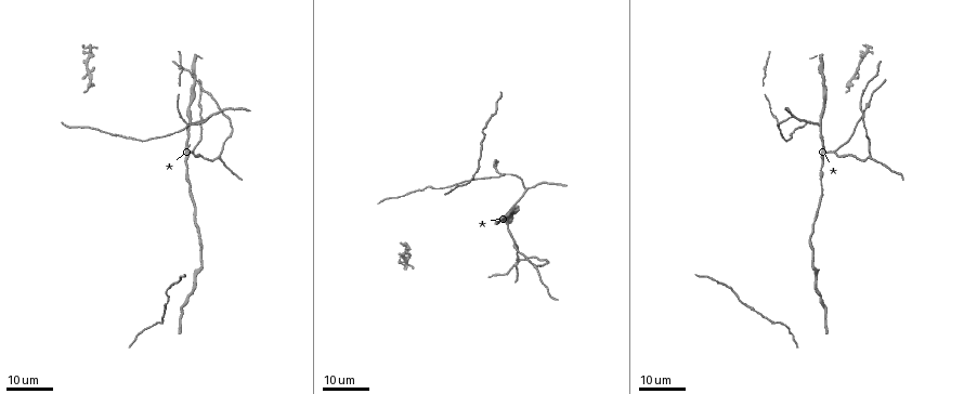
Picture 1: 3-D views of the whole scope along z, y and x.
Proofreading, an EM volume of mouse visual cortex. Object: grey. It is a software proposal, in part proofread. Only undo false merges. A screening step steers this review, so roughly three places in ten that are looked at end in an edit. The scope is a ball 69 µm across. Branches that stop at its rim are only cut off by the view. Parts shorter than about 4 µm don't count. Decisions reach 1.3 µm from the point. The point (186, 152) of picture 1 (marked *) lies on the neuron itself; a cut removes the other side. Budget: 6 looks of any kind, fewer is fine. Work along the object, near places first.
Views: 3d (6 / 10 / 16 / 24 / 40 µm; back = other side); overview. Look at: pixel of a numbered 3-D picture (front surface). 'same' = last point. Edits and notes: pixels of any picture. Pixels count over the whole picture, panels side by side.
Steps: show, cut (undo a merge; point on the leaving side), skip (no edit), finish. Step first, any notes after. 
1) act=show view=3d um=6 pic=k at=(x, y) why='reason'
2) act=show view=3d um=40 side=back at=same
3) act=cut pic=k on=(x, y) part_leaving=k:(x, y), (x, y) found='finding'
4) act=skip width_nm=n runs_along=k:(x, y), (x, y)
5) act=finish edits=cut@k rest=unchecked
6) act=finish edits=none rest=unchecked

act=show view=3d um=16 pic=1 at=(870, 159) why='three-way junction'

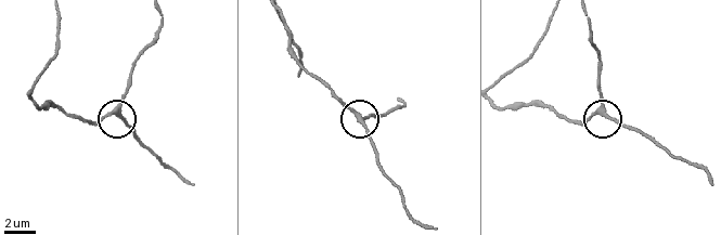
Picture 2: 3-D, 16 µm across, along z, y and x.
act=show view=3d um=6 pic=2 at=(605, 114)

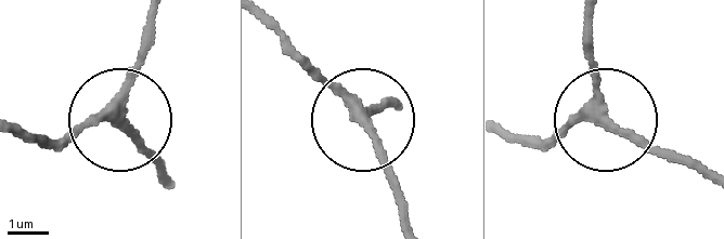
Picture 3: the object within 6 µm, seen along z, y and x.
act=show view=3d um=6 side=back pic=3 at=(360, 117) why='from behind'

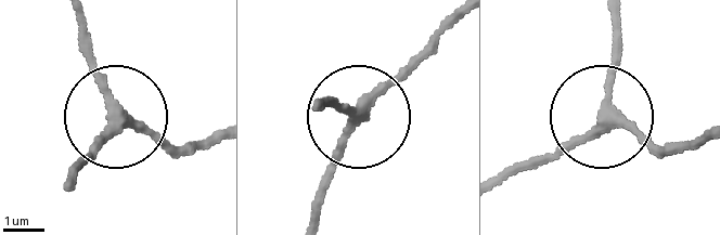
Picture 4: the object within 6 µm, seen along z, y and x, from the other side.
act=skip width_nm=250 runs_along=4:(454, 18), (350, 122), (312, 201) found='all the same neuron'

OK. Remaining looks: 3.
act=show view=3d um=16 pic=1 at=(821, 124) why='three-way junction'

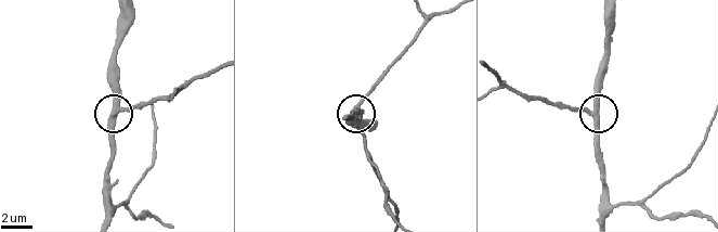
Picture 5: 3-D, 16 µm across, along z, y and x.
act=show view=3d um=6 pic=5 at=(590, 111) why='zoom in'

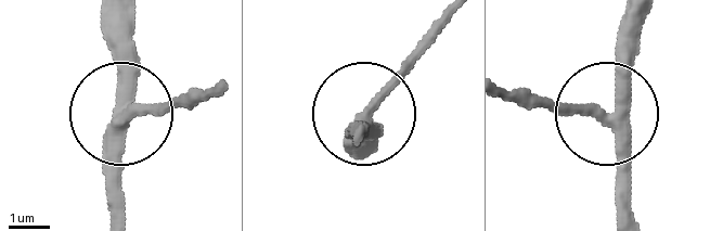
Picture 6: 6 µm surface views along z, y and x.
act=skip width_nm=320 runs_along=6:(116, 216), (116, 20) found='all the same neuron'

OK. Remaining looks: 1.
act=finish edits=none rest=unchecked

